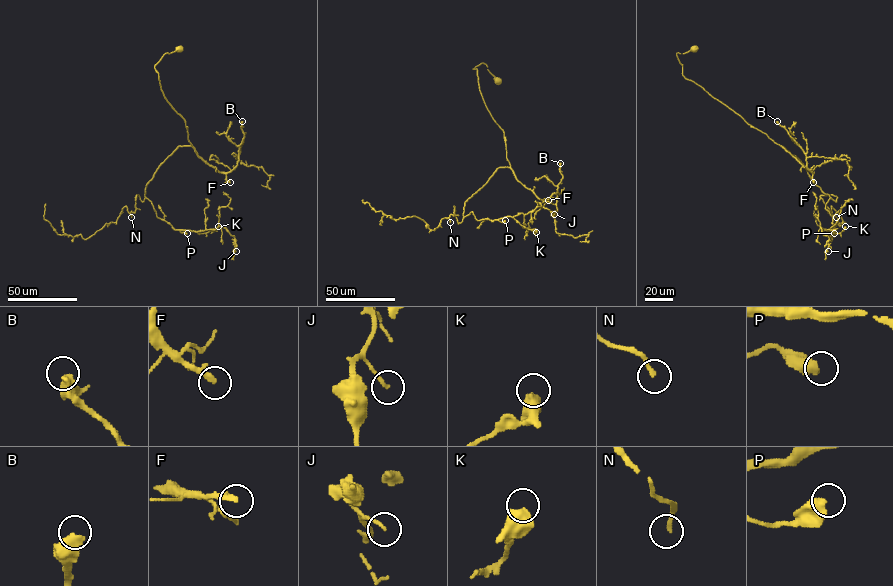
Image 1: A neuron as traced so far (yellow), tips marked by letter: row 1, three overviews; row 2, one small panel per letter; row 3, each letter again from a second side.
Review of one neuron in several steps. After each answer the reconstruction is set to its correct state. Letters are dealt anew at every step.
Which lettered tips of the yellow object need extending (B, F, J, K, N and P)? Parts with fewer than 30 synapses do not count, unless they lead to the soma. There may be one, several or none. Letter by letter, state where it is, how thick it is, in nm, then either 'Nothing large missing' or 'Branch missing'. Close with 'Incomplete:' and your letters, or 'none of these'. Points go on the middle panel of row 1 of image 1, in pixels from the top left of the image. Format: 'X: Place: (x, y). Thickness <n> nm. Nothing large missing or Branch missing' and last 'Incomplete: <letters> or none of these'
B: Place: (560, 163). Thickness 600 nm. Branch missing
F: Place: (548, 200). Thickness 220 nm. Branch missing
J: Place: (554, 214). Thickness 130 nm. Nothing large missing
K: Place: (536, 232). Thickness 550 nm. Nothing large missing
N: Place: (450, 222). Thickness 180 nm. Branch missing
P: Place: (505, 220). Thickness 600 nm. Nothing large missing
Incomplete: B, F, N

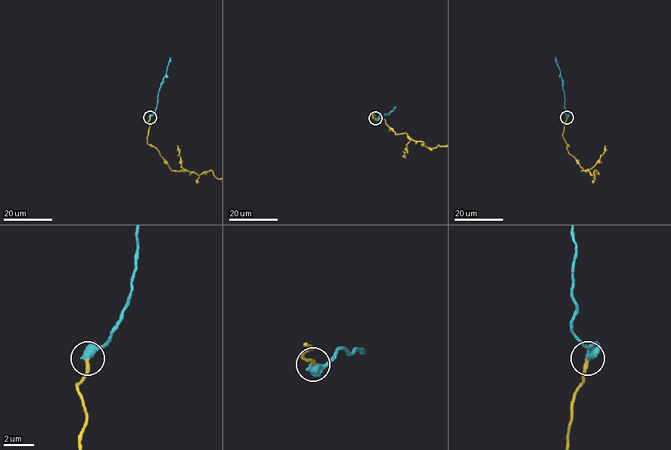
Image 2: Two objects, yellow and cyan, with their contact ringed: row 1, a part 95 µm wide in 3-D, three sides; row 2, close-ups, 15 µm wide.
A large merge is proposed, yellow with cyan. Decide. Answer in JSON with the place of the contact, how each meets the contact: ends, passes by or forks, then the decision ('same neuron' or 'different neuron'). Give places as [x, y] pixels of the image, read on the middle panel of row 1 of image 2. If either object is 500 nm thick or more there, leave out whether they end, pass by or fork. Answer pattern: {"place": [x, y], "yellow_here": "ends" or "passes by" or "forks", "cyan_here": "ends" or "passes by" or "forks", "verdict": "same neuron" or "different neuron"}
{"place": [375, 118], "yellow_here": "ends", "cyan_here": "passes by", "verdict": "same neuron"}

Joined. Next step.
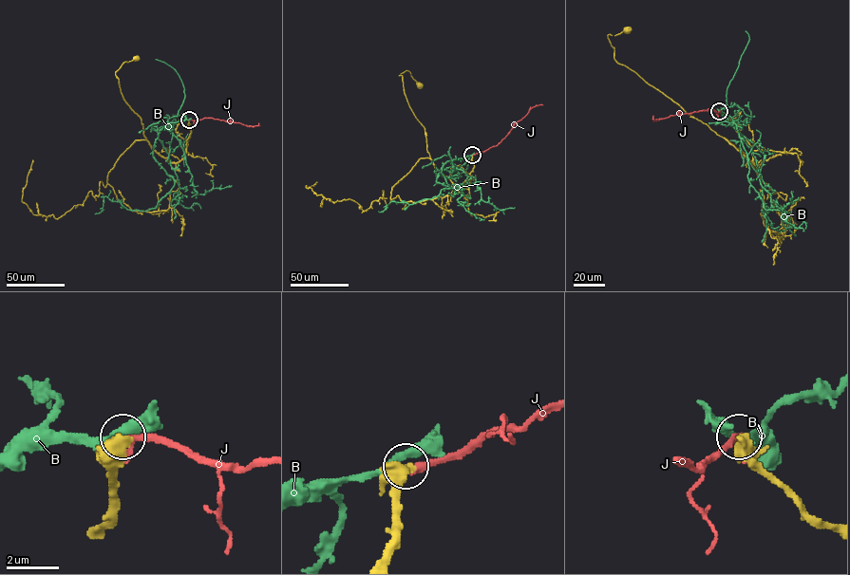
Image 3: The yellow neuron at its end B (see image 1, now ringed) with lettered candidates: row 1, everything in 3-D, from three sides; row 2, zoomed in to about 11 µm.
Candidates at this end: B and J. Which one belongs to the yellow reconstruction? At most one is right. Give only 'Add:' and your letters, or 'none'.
Add: none

